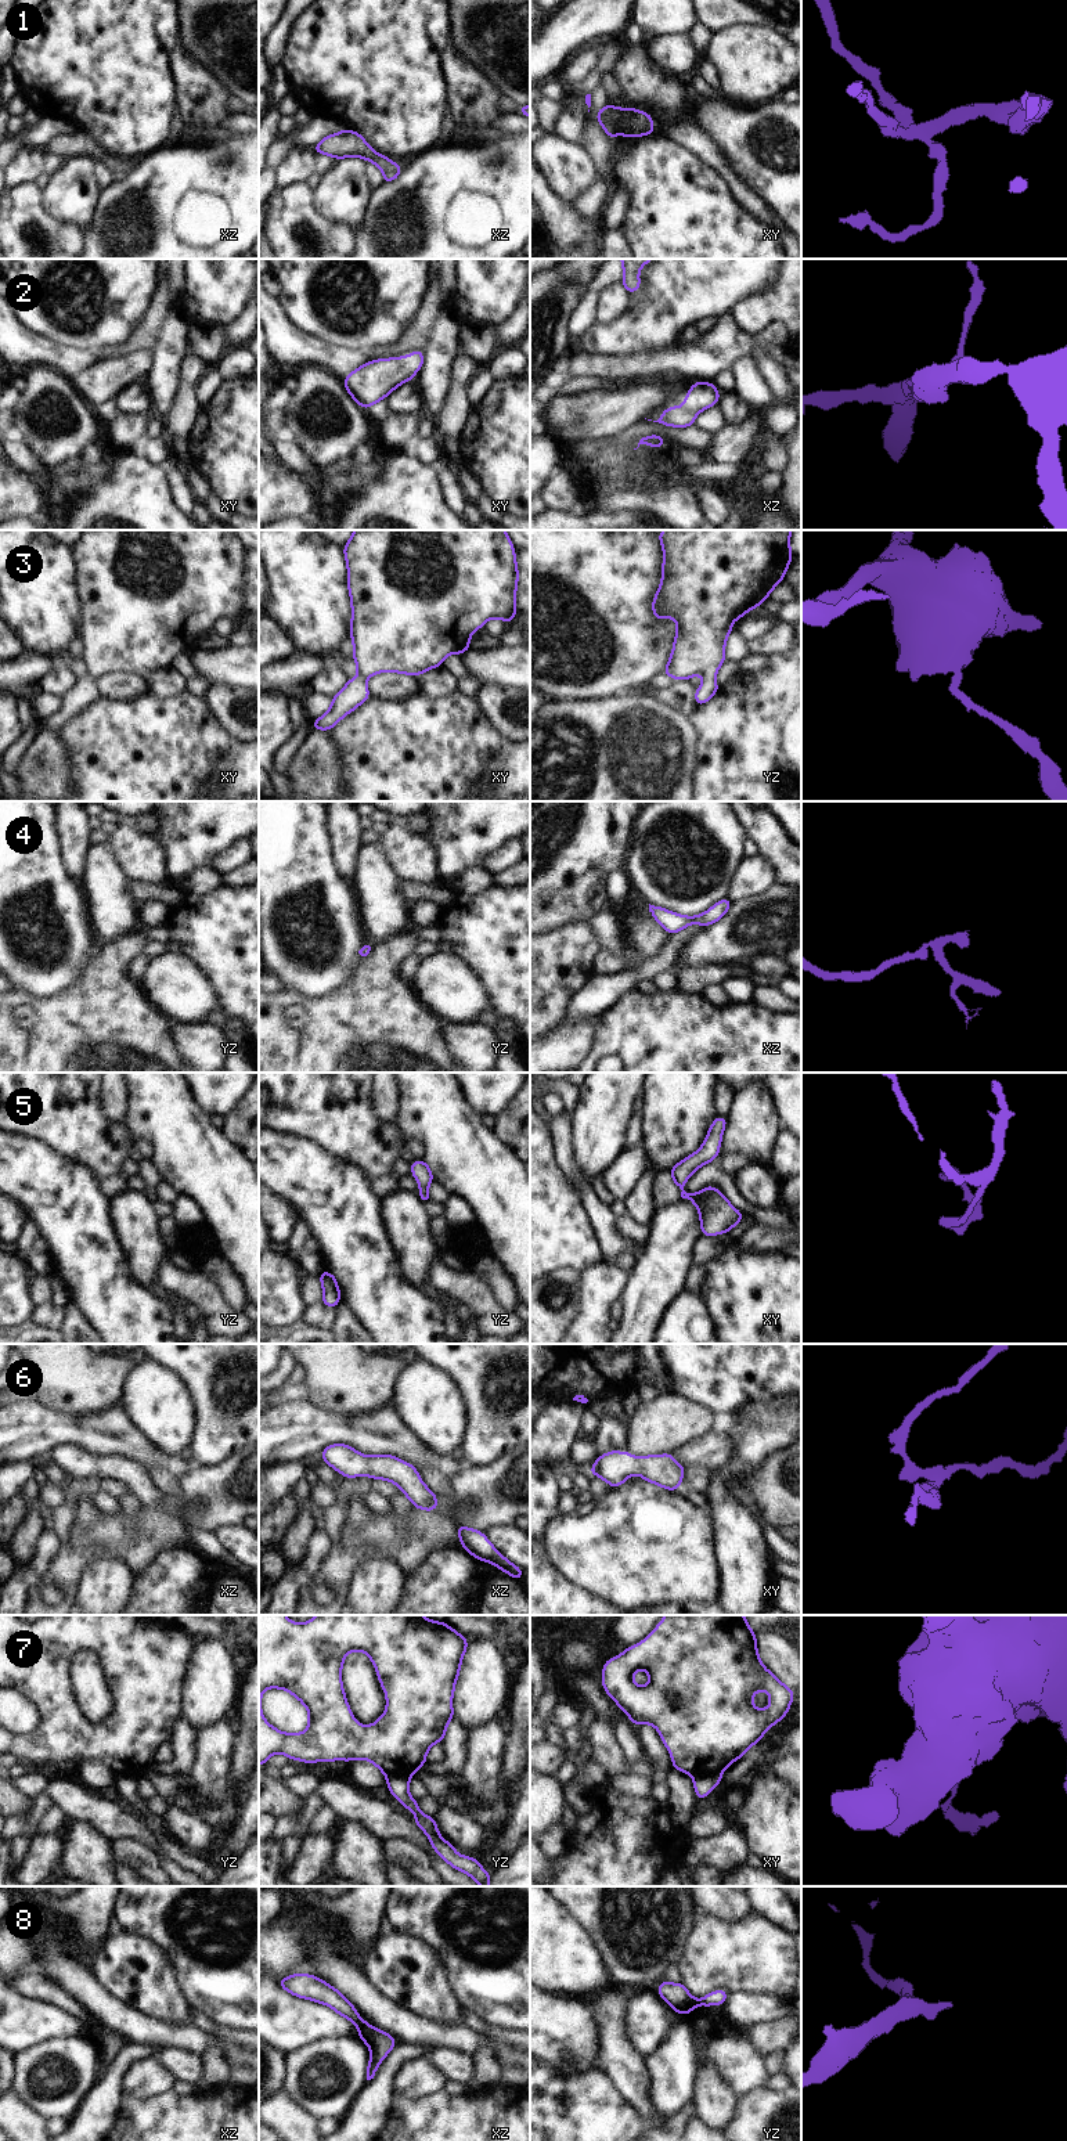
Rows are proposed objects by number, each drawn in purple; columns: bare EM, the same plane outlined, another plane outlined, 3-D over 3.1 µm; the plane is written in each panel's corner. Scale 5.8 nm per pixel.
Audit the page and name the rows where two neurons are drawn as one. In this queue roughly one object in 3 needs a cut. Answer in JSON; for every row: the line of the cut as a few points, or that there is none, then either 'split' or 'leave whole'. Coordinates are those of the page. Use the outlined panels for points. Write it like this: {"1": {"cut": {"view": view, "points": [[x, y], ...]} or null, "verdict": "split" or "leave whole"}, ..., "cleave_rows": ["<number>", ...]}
{"1": {"cut": null, "verdict": "leave whole"}, "2": {"cut": null, "verdict": "leave whole"}, "3": {"cut": null, "verdict": "leave whole"}, "4": {"cut": null, "verdict": "leave whole"}, "5": {"cut": null, "verdict": "leave whole"}, "6": {"cut": null, "verdict": "leave whole"}, "7": {"cut": {"view": "xy", "points": [[721, 1772], [694, 1777]]}, "verdict": "split"}, "8": {"cut": null, "verdict": "leave whole"}, "cleave_rows": ["7"]}

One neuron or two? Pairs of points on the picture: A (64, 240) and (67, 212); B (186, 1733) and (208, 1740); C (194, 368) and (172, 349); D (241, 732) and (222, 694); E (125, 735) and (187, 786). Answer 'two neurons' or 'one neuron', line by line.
A: two neurons
B: two neurons
C: two neurons
D: one neuron
E: one neuron

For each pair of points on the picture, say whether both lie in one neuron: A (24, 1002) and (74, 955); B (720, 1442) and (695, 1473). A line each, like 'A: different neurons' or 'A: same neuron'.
A: different neurons
B: different neurons

